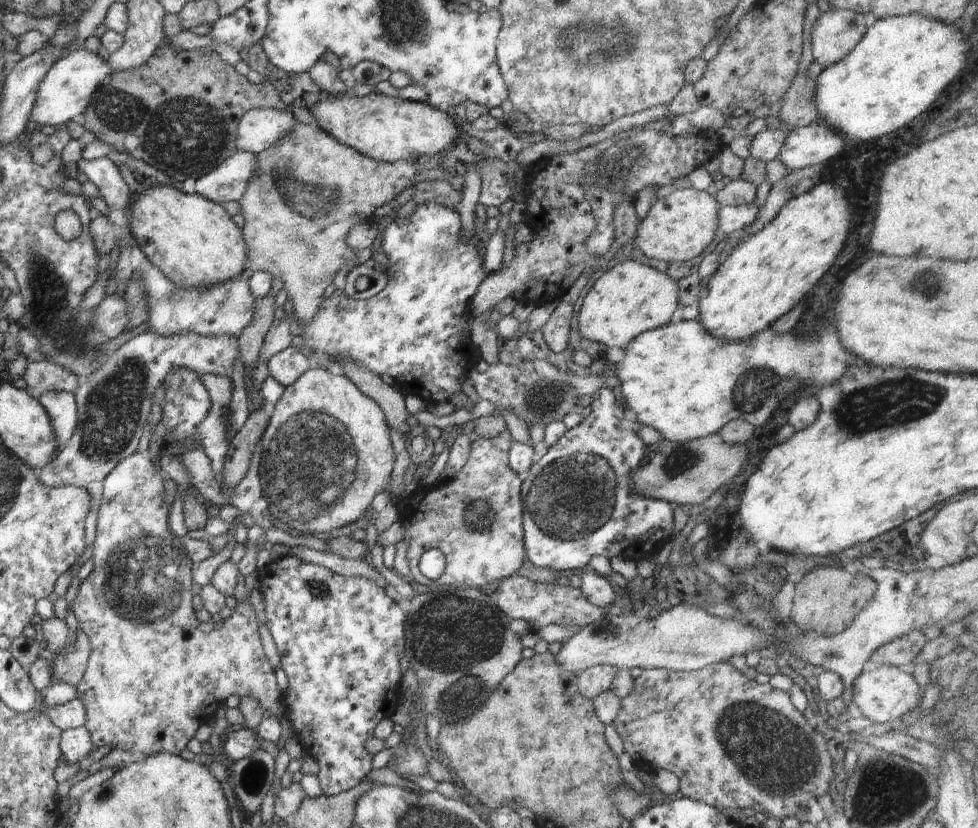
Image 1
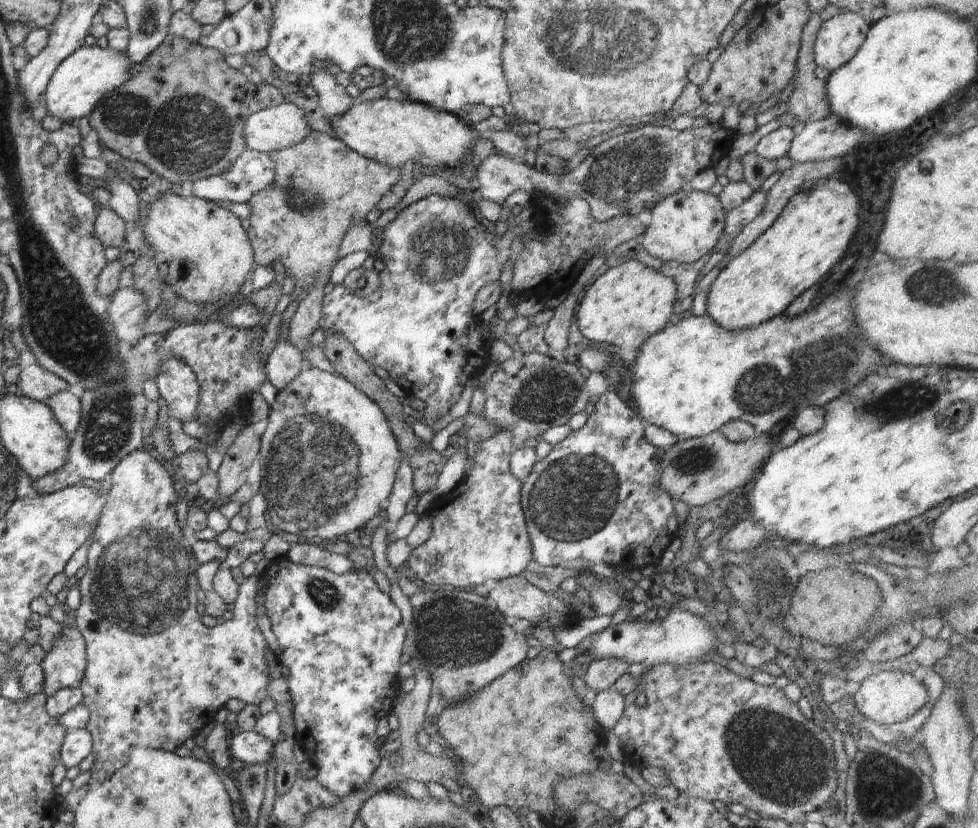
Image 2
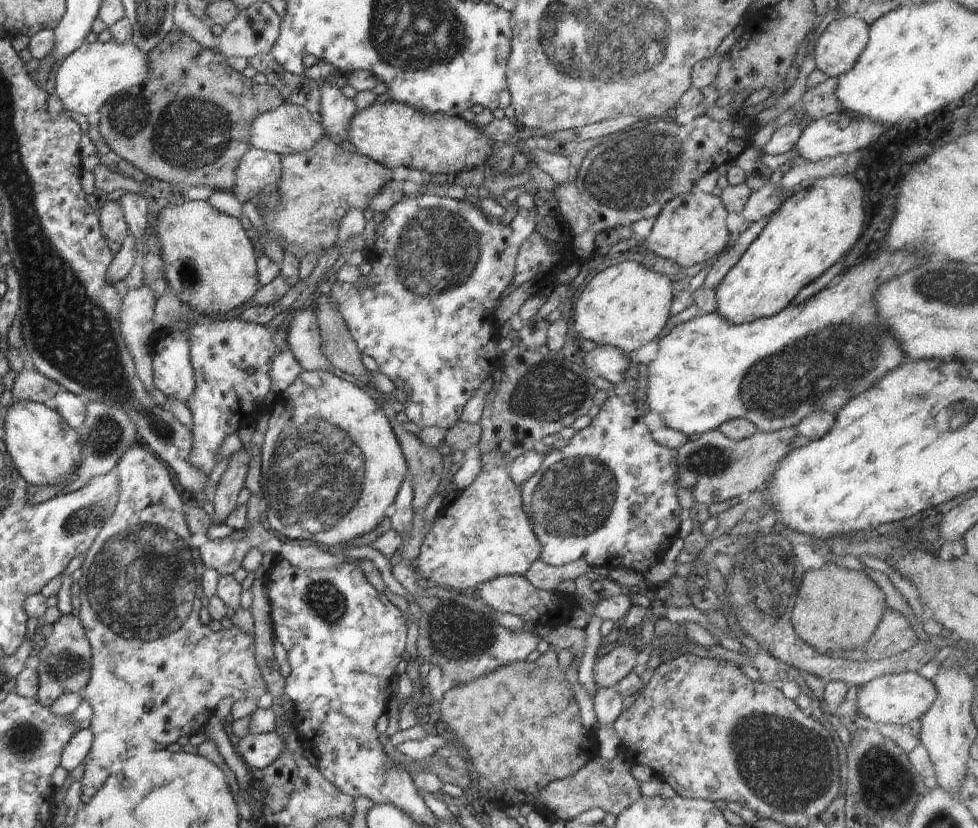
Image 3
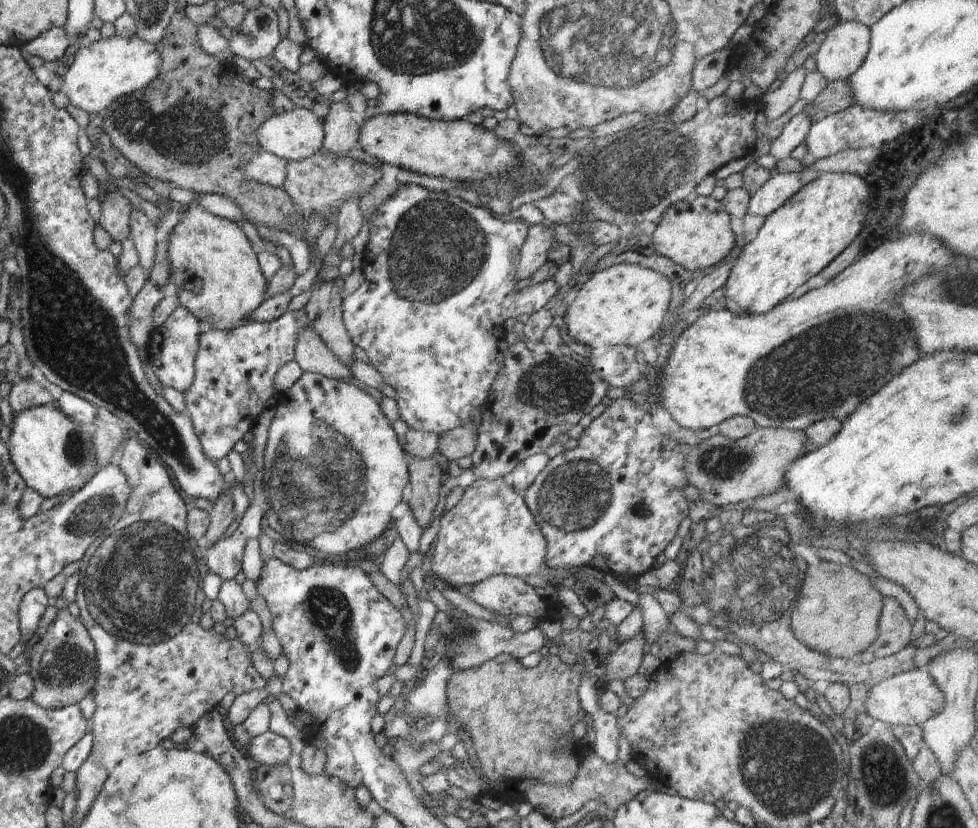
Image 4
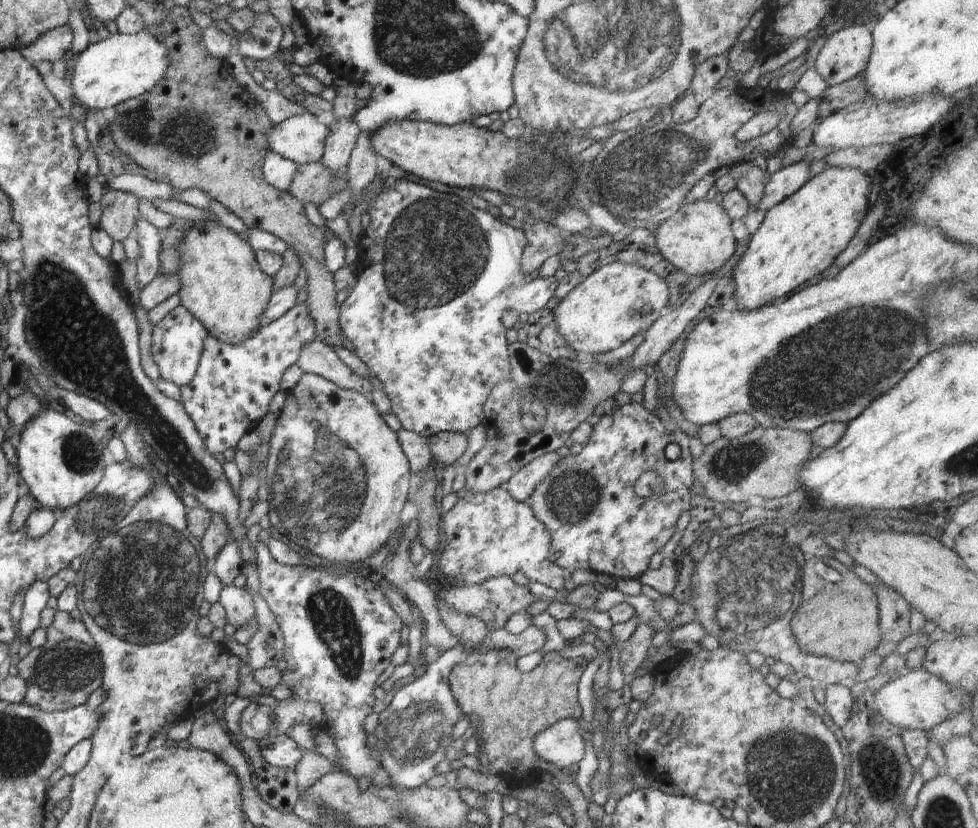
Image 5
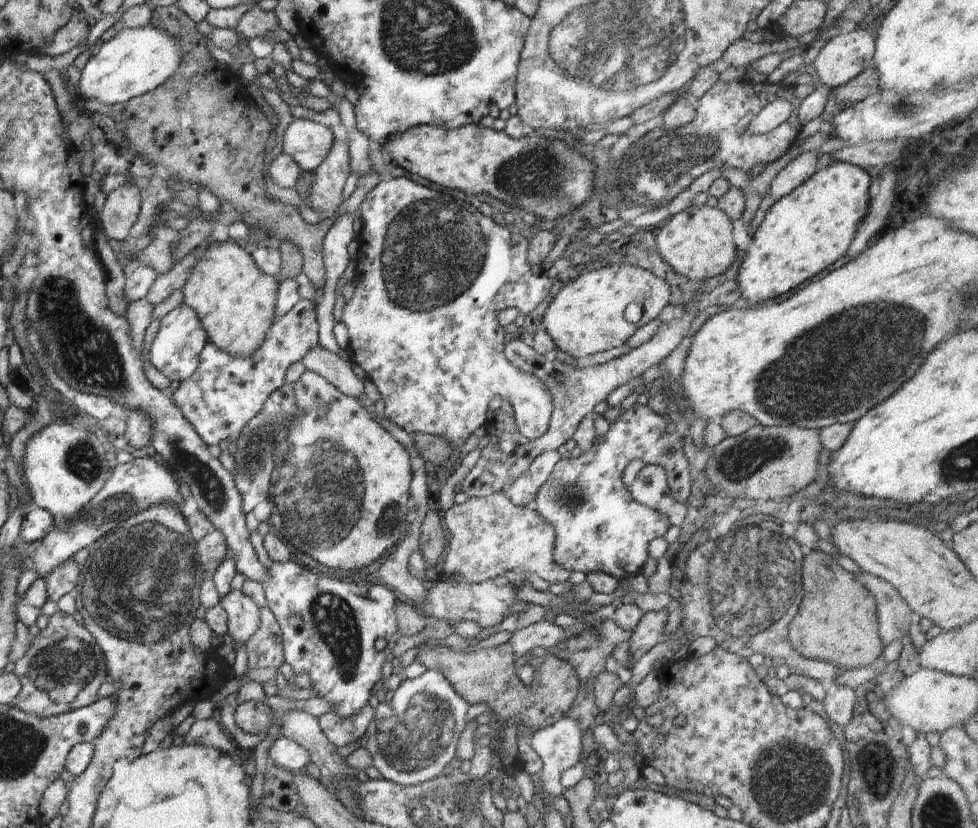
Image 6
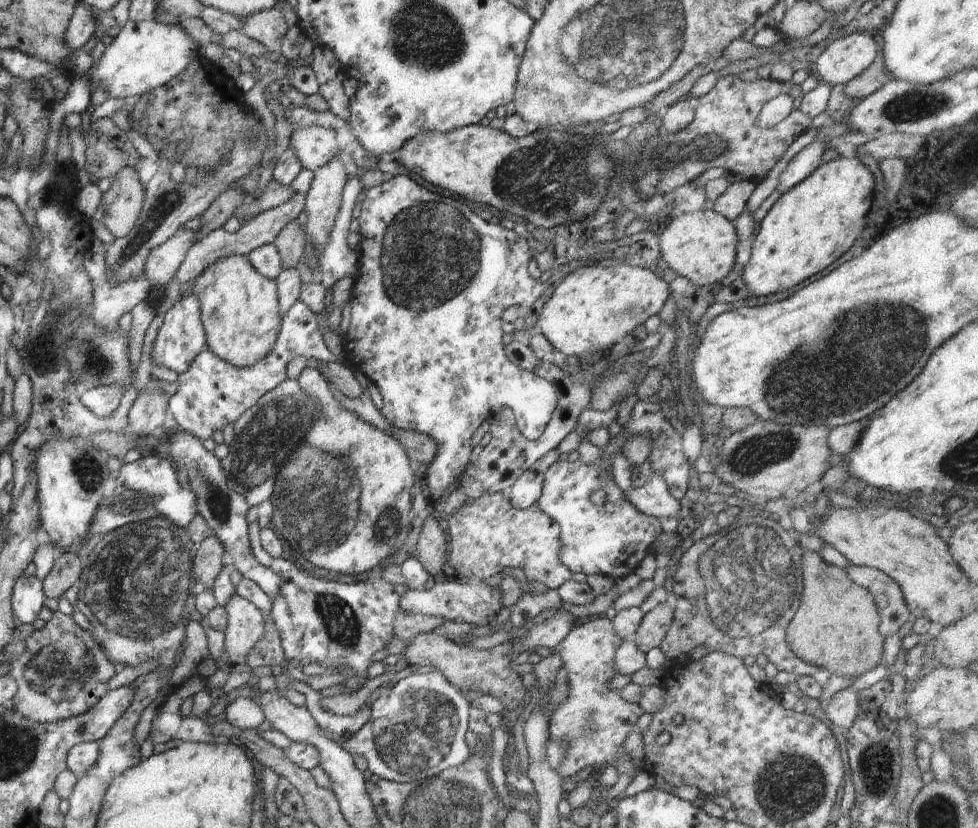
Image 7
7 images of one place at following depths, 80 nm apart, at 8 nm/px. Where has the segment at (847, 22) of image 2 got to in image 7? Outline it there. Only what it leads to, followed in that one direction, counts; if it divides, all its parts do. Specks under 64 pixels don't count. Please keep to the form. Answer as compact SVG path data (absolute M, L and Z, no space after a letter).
M863 31L847 36L838 34L828 42L816 59L820 79L843 87L860 76L876 58L878 39Z

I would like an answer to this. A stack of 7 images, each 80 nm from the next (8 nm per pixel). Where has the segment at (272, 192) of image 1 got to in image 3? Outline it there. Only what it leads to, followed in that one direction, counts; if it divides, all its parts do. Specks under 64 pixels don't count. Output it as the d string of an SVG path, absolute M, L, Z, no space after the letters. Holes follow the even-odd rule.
M326 136L307 151L282 155L280 158L283 171L277 186L281 206L268 213L258 209L272 236L260 236L258 231L255 232L255 238L250 240L257 256L264 255L258 241L276 241L282 245L284 252L292 253L298 262L309 252L316 252L318 258L322 258L337 241L339 222L344 213L349 208L359 208L367 213L371 198L393 178L388 167L360 153L347 152L342 145L334 144ZM314 302L307 303L304 310L295 312L289 326L288 342L289 350L304 371L329 372L332 364L321 349L321 336Z

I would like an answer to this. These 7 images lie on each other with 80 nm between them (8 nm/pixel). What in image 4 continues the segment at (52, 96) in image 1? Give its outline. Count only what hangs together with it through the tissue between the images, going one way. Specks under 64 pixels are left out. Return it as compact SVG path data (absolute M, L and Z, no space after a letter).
M116 34L107 39L101 38L94 41L89 46L80 47L72 59L64 64L60 73L68 91L68 95L66 95L69 98L68 102L82 108L90 115L92 113L97 115L98 112L107 110L113 100L146 88L158 76L161 65L161 56L155 46L138 35L123 37Z

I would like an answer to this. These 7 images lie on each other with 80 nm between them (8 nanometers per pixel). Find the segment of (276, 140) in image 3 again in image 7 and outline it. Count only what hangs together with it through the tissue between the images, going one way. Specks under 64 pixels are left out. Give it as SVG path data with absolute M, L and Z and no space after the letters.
M312 125L291 134L290 147L296 151L303 168L318 170L334 157L343 155L336 141L335 130Z

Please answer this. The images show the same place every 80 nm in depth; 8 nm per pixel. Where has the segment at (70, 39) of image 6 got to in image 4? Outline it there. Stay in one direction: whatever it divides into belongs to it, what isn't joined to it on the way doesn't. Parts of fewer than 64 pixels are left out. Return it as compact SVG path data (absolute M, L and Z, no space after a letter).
M52 27L42 32L34 40L27 42L22 48L22 54L38 56L44 61L61 60L66 48L70 46L69 36L64 27Z

